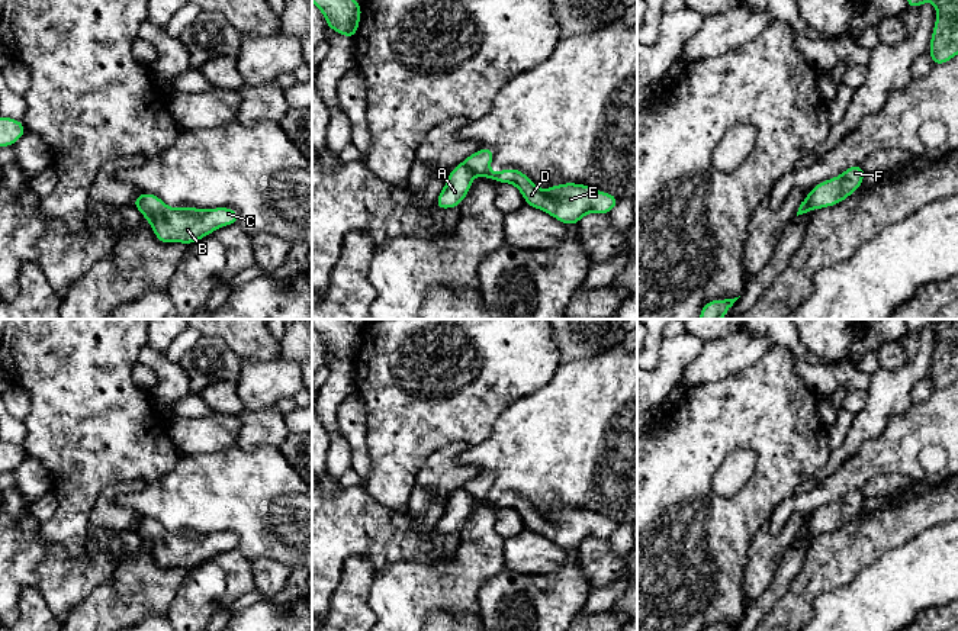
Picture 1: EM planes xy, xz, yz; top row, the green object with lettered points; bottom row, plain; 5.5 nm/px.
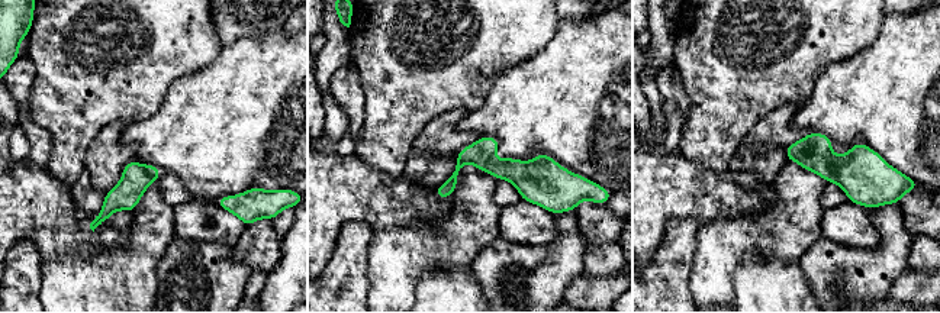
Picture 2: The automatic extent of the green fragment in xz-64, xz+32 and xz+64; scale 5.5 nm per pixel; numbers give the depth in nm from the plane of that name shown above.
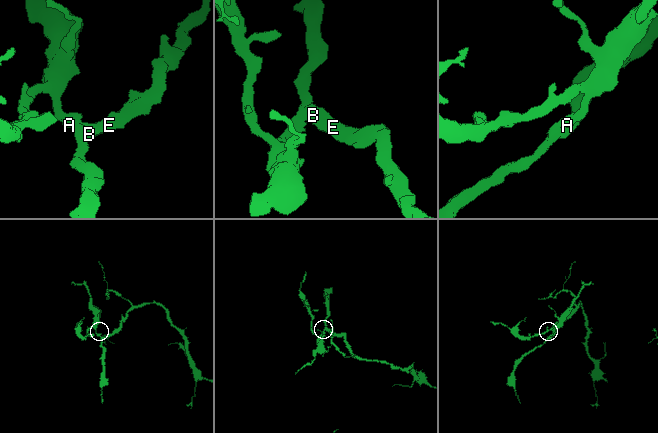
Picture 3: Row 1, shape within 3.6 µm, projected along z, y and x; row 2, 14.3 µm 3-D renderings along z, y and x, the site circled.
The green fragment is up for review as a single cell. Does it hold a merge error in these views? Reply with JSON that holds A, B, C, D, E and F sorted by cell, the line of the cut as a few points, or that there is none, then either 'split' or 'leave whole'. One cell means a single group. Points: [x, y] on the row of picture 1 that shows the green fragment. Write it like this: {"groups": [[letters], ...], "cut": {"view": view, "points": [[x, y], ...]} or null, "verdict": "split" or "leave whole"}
{"groups": [["A", "F"], ["B", "C", "D", "E"]], "cut": {"view": "yz", "points": [[806, 198], [812, 209]]}, "verdict": "split"}

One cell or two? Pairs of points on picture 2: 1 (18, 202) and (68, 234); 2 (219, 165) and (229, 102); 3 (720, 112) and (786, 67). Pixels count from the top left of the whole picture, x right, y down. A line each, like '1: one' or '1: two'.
1: one
2: one
3: one

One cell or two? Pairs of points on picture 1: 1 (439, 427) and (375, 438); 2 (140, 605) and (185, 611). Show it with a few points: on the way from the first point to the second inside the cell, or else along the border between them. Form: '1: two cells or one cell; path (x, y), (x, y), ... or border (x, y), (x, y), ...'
1: one cell; path (423, 427), (407, 427), (395, 438), (391, 438)
2: two cells; border (183, 578), (166, 612)

